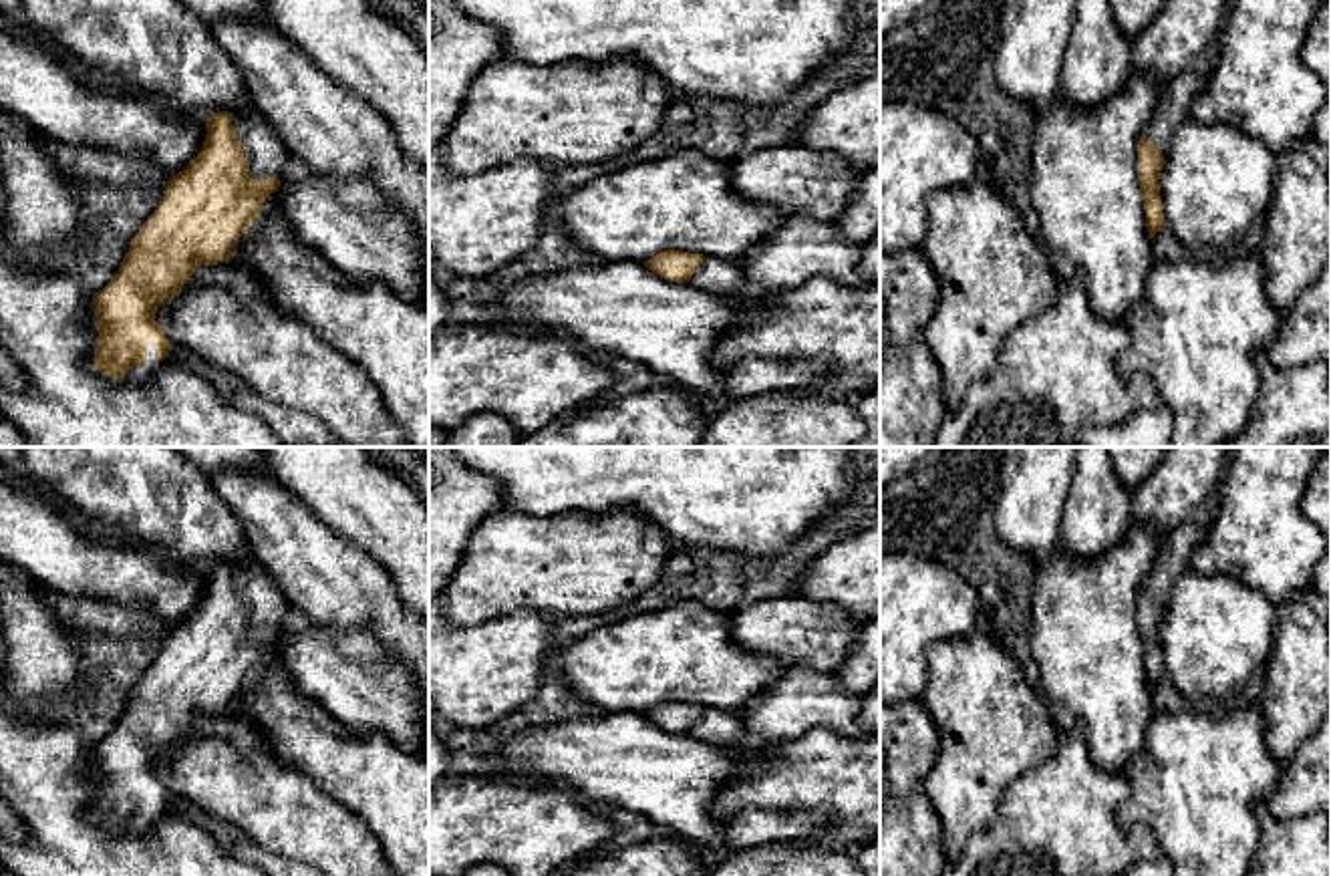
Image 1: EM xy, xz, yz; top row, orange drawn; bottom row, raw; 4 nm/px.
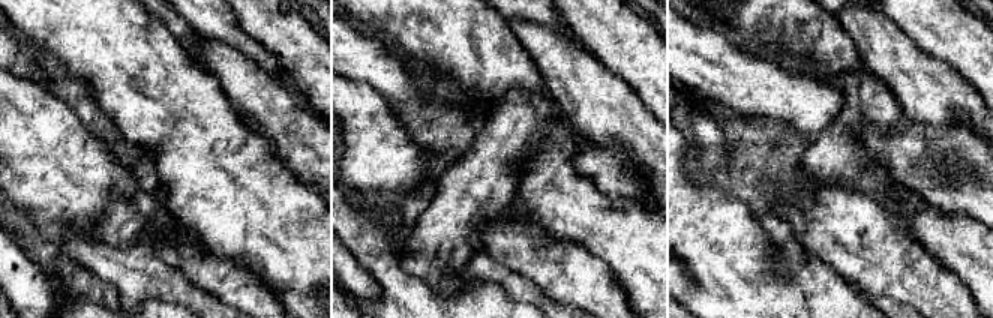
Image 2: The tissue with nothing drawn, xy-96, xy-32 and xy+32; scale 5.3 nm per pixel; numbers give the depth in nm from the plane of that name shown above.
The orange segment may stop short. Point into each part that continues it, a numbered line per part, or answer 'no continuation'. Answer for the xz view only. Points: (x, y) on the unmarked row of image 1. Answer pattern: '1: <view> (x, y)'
1: xz (717, 725)

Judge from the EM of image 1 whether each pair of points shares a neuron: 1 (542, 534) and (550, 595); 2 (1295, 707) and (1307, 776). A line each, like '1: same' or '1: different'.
1: same
2: different

